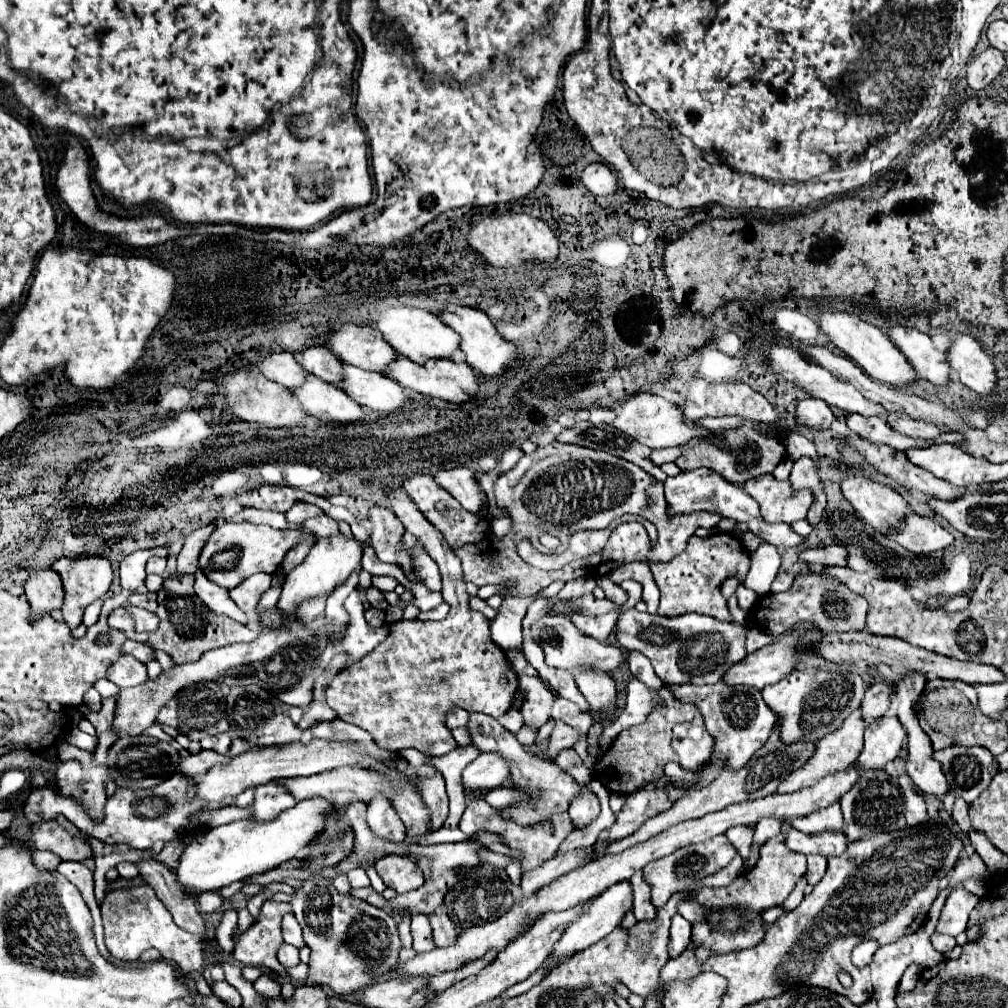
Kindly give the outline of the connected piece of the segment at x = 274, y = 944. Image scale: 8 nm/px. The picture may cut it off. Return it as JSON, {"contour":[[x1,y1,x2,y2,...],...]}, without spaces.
{"contour":[[265,901,257,921,239,937,235,945,235,959,243,965,253,967,267,967,279,977,285,977,287,971,277,961,277,951,283,943,281,937,281,919,283,915,291,913,289,903,273,903]]}

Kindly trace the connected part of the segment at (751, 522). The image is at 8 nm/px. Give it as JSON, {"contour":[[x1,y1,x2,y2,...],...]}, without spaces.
{"contour":[[697,469,697,471,683,471,677,477,669,477,665,481,665,499,667,499,667,513,669,517,695,513,695,511,717,511,717,515,731,517,739,523,747,523,749,529,759,535,763,541,775,545,775,547,795,547,803,543,803,537,797,535,789,525,783,523,765,523,761,519,757,503,737,485,725,481,721,475,717,475,711,469]]}

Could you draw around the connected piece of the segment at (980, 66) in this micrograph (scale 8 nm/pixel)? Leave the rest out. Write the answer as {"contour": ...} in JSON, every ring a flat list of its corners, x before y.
{"contour":[[989,47,987,51,983,51,981,55,975,55,967,63,967,85,975,91,981,91,1001,73,1003,65,1005,65,1003,53]]}

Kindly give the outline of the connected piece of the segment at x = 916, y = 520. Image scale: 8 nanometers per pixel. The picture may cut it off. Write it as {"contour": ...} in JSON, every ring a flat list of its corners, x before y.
{"contour":[[909,515,901,531,891,535,891,539,913,553,941,551,953,543,951,533,947,533,937,521,921,515]]}

